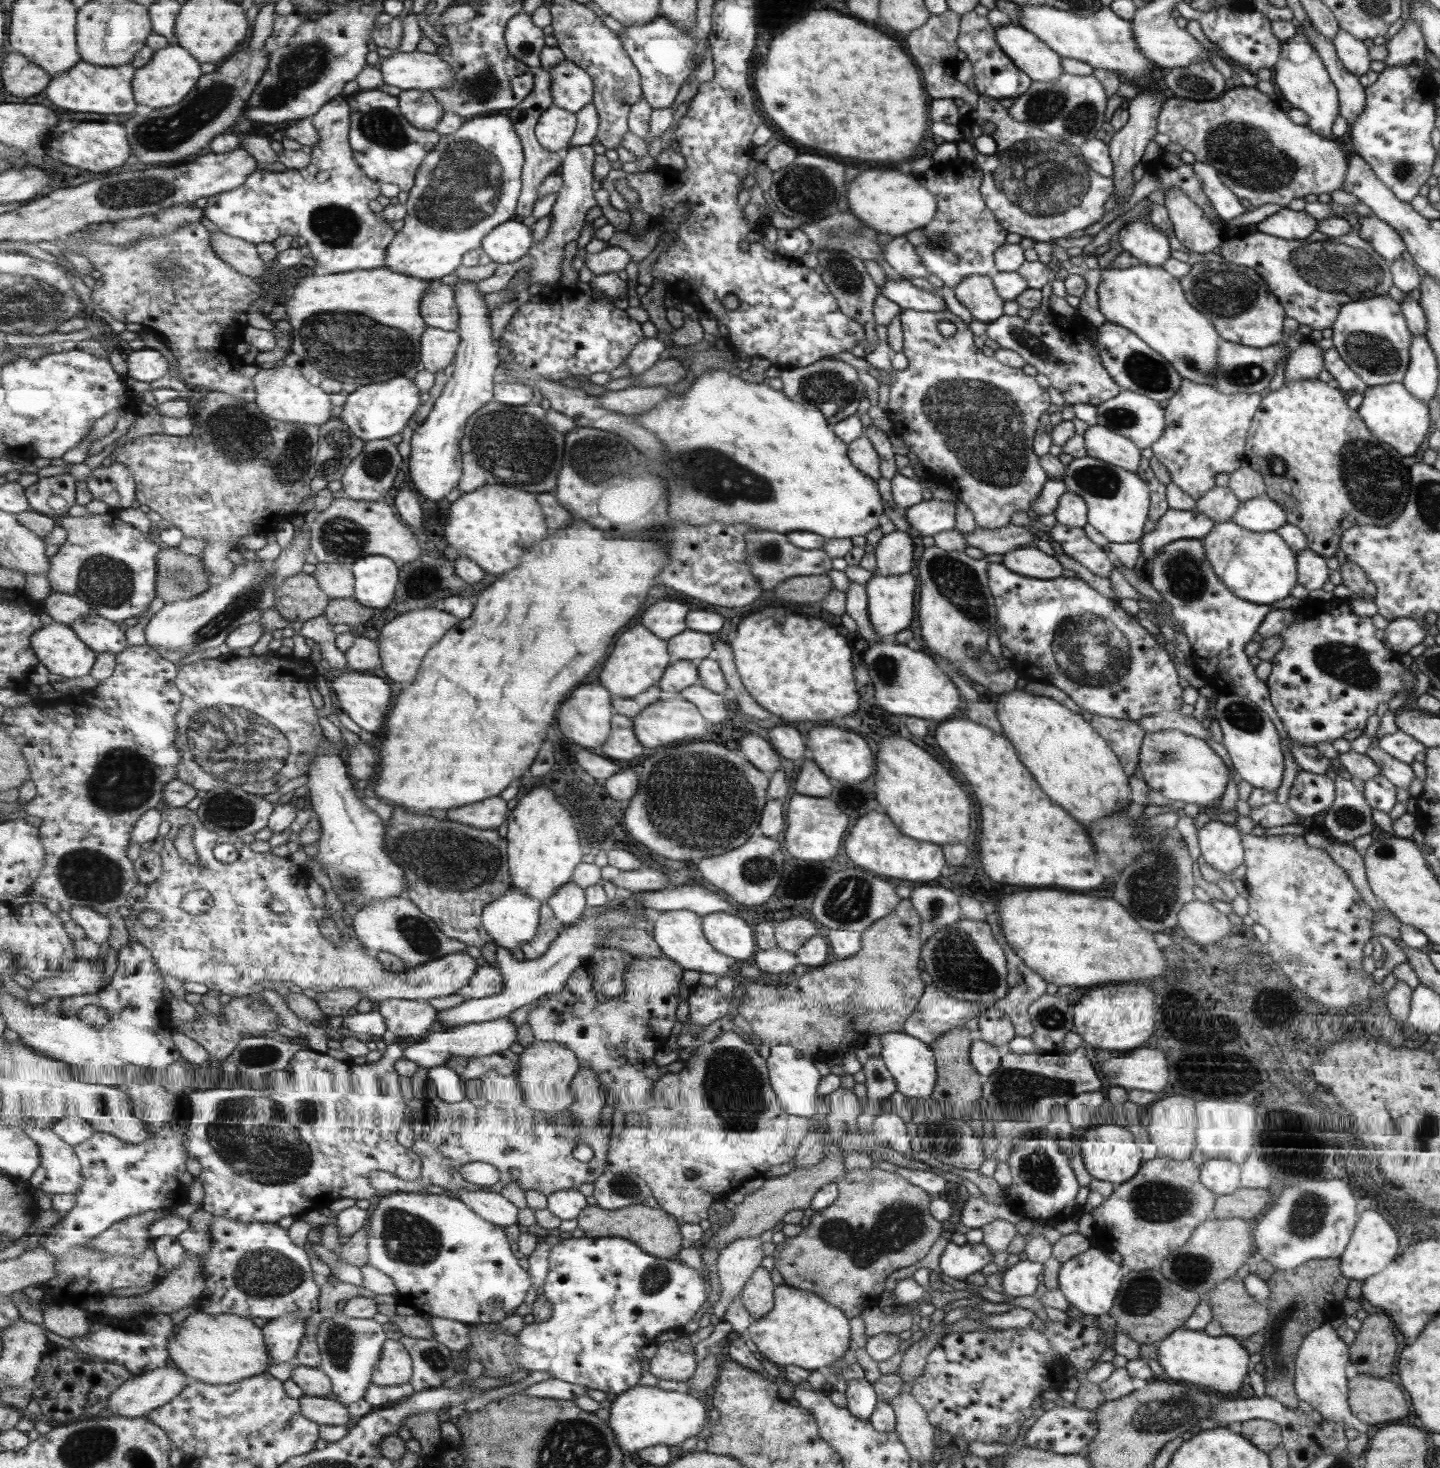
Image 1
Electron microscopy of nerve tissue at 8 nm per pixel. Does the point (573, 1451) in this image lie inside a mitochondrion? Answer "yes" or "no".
yes

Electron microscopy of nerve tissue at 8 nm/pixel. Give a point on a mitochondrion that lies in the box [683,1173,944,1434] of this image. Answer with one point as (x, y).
(897, 1226)

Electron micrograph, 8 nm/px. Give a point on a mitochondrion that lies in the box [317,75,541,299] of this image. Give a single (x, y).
(466, 186)

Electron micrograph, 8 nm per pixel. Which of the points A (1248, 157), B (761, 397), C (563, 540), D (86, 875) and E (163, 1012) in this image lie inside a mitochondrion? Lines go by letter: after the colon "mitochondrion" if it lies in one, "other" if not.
A: mitochondrion
B: other
C: other
D: mitochondrion
E: other

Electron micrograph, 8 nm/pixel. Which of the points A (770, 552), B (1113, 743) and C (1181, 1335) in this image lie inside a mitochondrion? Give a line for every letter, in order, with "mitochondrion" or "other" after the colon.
A: mitochondrion
B: other
C: other

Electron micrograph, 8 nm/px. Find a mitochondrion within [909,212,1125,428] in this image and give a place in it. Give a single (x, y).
(1026, 338)

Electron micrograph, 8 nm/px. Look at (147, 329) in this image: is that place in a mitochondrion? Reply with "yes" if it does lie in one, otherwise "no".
no

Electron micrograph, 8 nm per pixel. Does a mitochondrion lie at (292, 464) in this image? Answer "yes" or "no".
yes

